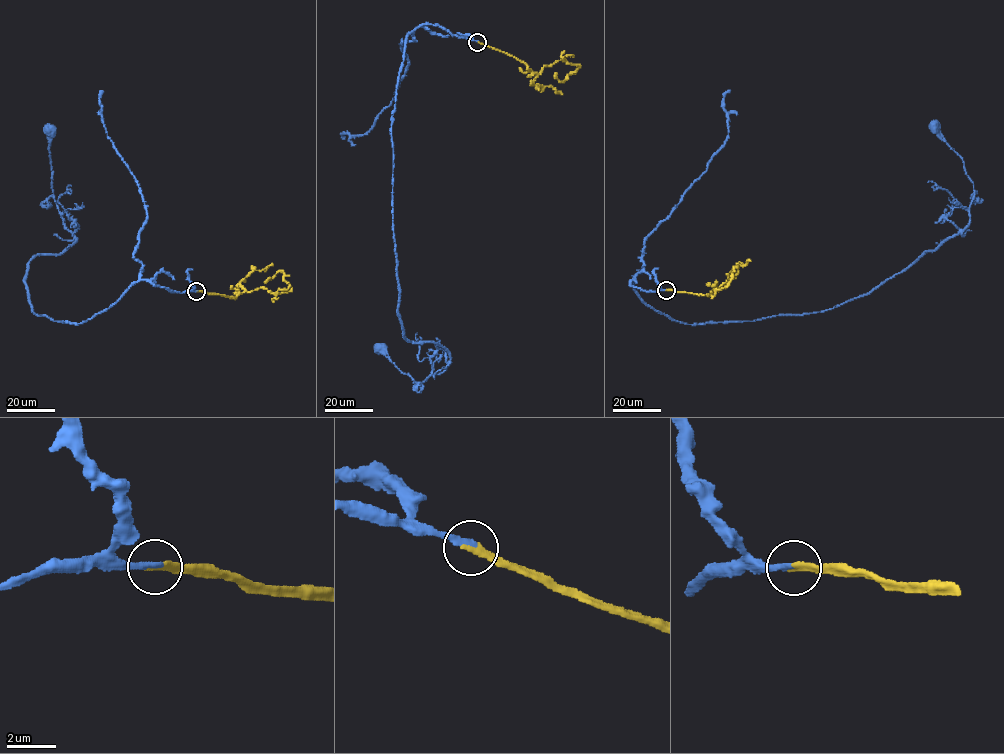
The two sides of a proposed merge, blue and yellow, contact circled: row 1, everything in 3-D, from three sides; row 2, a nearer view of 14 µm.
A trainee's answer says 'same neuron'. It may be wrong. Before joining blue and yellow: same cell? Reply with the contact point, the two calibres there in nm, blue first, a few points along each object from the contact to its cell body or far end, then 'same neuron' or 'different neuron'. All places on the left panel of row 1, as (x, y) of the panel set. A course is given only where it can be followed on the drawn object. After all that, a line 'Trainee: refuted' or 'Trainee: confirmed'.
at (196, 291); 260 nm thick on the blue side, 280 nm on the other; blue runs (197, 291), (136, 282), (78, 324), (32, 311), (31, 259), (76, 239), (53, 194), (48, 130); yellow runs (197, 291), (235, 299), (239, 293), (263, 287), (276, 293), (291, 290), (282, 272), (268, 280), (270, 277); same neuron
Trainee: confirmed

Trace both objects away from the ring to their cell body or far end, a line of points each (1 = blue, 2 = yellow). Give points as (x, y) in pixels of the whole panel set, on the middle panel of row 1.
1: (478, 42), (410, 31), (392, 115), (397, 310), (406, 340), (450, 362), (420, 383), (379, 348)
2: (478, 42), (512, 55), (531, 72), (539, 73), (559, 60), (579, 65), (565, 81), (560, 81), (556, 73)

